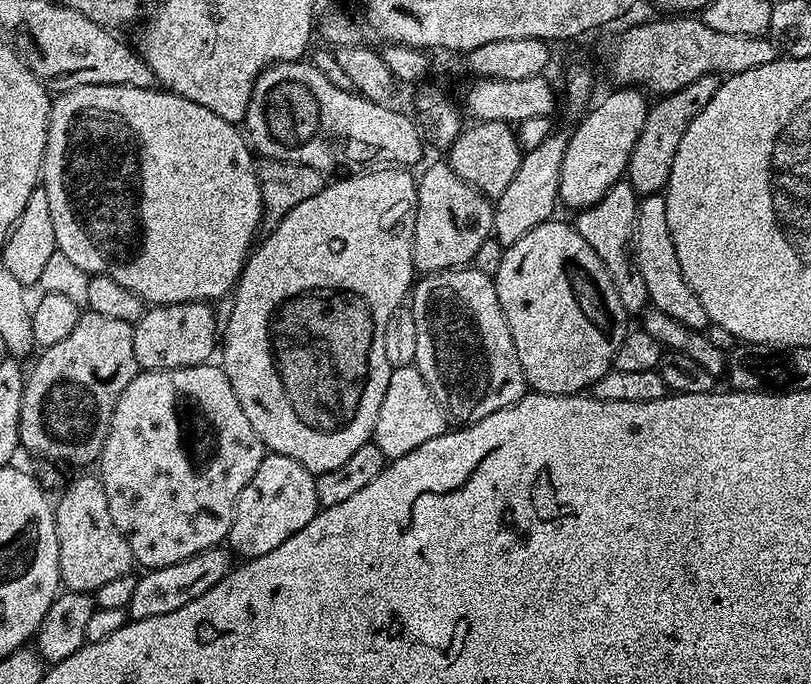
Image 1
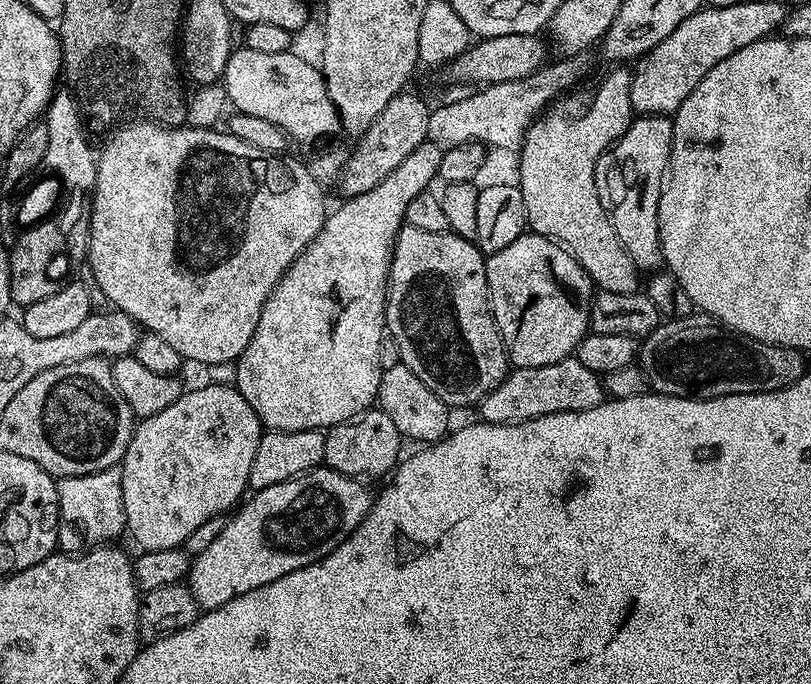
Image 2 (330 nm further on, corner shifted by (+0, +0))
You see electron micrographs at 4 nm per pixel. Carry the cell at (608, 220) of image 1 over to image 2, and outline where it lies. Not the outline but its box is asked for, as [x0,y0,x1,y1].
[519,66,642,296]

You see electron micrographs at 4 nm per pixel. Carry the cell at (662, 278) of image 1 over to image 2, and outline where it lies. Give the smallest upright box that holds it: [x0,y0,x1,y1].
[596,114,671,270]

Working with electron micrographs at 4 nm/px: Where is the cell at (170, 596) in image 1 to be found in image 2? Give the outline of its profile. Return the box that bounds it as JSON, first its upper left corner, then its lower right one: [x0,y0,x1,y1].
[186,466,374,609]

